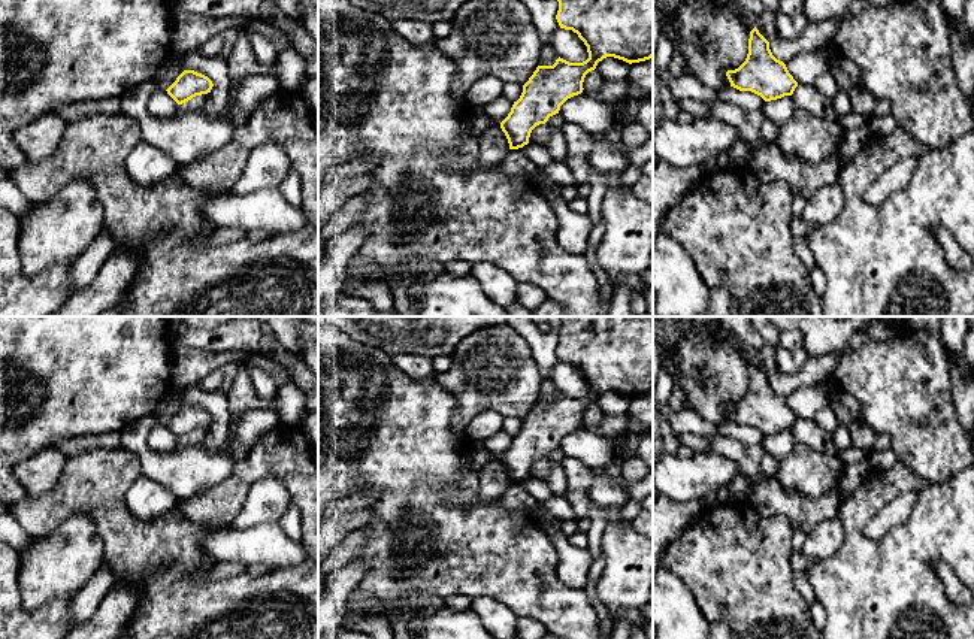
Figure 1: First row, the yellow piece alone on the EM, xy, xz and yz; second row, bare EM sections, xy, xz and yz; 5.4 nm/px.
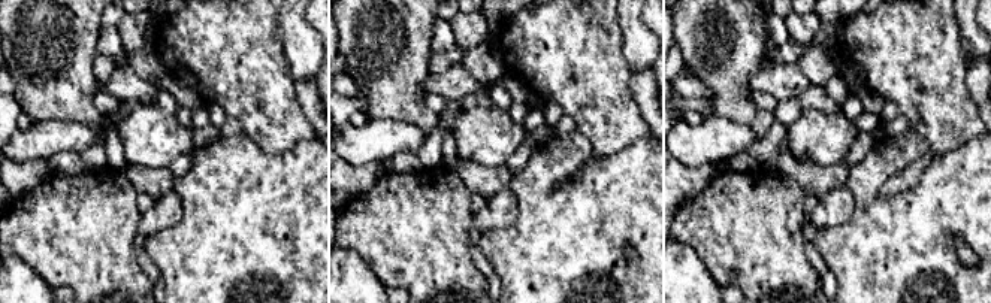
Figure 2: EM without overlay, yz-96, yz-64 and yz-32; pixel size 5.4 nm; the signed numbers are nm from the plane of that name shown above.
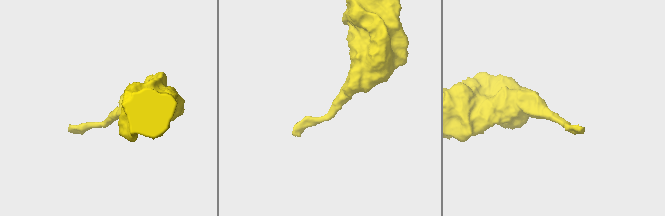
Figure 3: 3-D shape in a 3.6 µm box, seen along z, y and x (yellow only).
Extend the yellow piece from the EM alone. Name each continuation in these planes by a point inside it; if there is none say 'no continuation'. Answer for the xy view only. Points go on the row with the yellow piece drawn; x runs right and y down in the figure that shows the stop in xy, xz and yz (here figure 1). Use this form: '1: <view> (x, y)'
no continuation

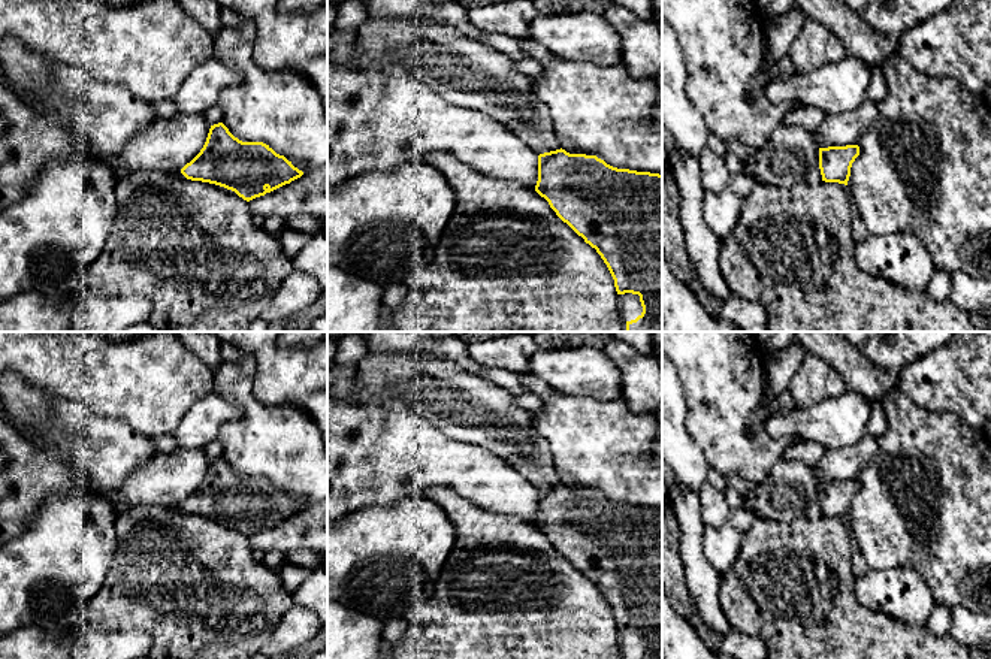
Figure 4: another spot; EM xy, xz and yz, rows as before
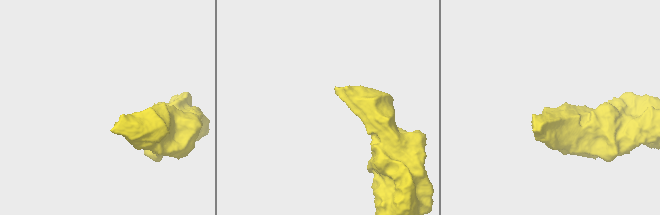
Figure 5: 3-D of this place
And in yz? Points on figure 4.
1: yz (791, 154)

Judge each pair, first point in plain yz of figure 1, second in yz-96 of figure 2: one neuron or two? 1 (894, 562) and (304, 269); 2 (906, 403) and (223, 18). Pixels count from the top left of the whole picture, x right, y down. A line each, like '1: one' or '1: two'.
1: one
2: one

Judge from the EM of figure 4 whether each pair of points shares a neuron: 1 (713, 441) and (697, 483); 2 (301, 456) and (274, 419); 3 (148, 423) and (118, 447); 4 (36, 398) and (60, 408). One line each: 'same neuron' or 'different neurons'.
1: different neurons
2: same neuron
3: different neurons
4: different neurons

